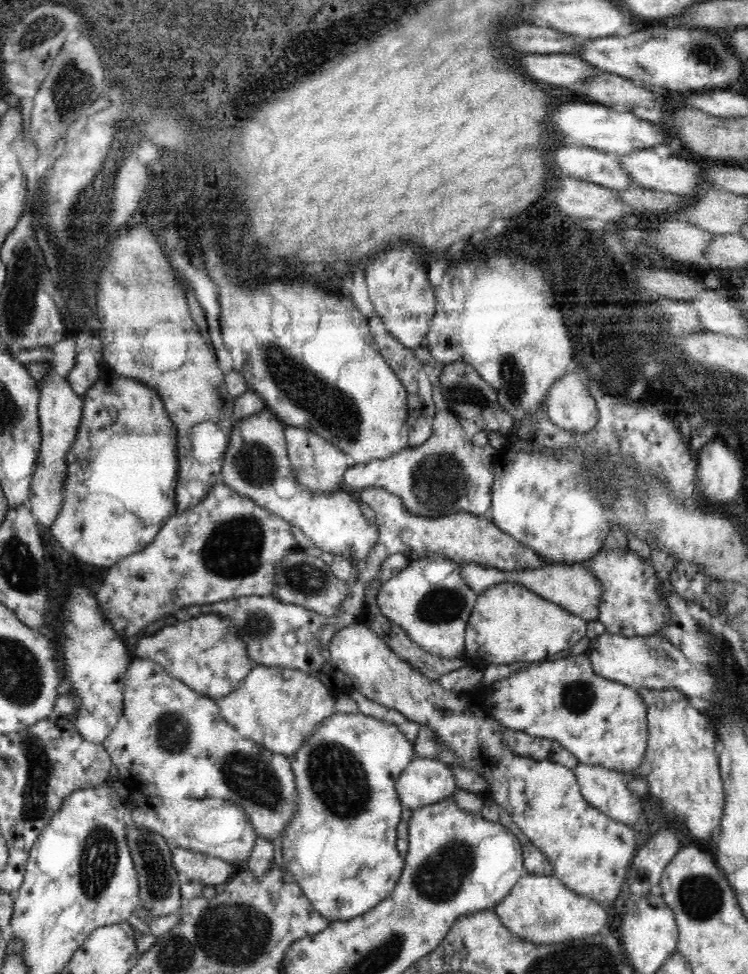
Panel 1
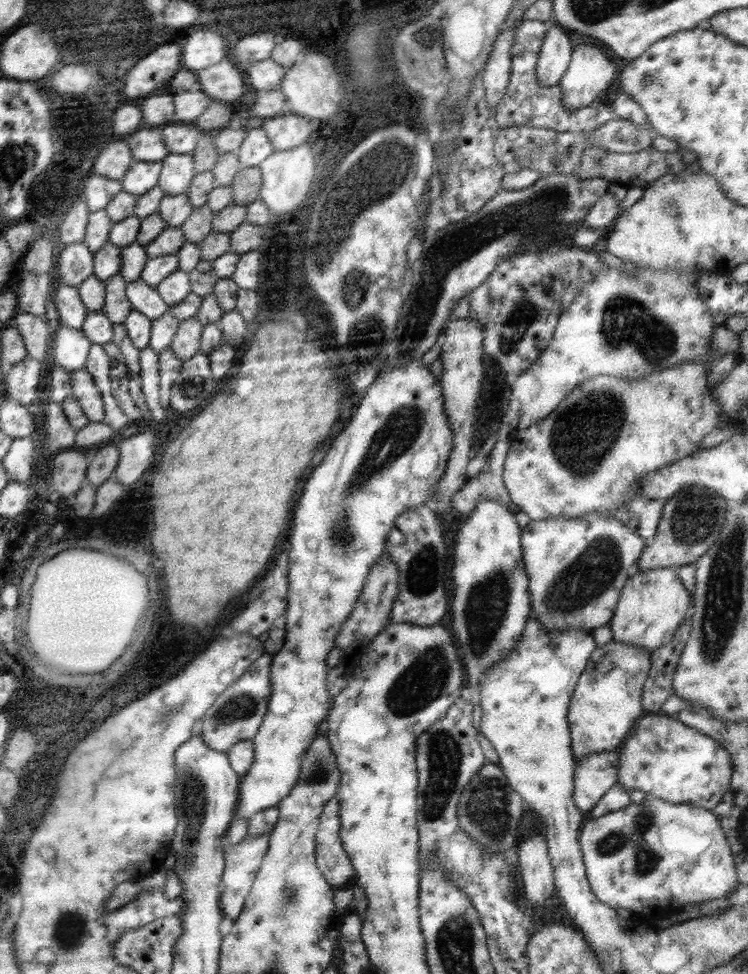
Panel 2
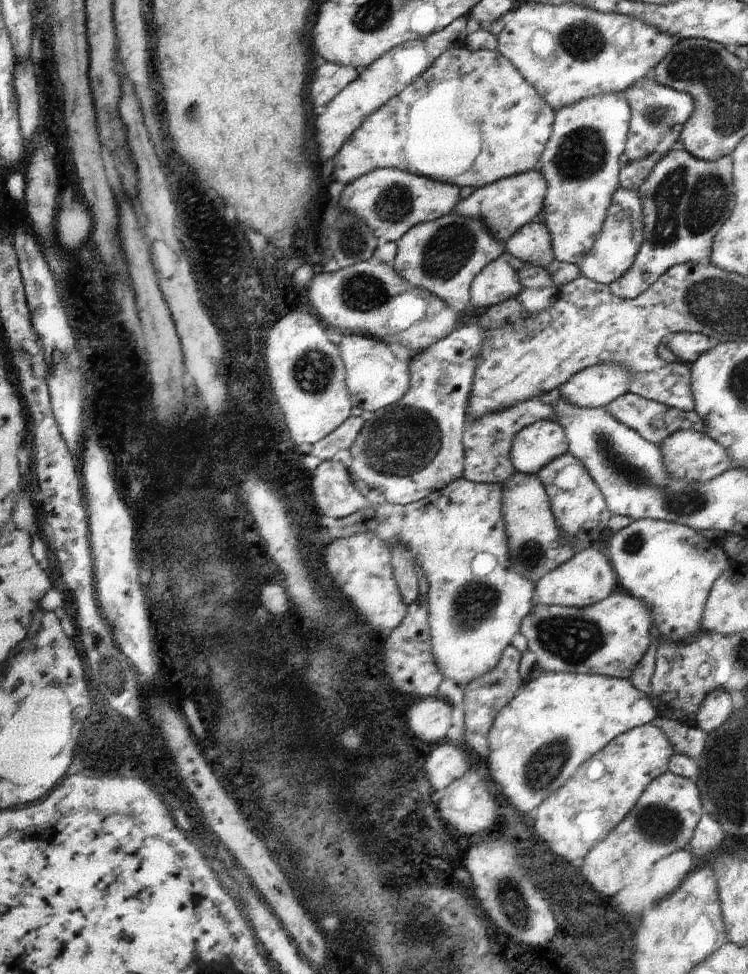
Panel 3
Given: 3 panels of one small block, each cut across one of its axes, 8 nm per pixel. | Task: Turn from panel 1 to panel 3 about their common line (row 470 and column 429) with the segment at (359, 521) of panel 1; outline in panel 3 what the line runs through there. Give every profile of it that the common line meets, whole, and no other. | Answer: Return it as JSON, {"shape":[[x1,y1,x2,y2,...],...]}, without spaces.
{"shape":[[450,212,437,216,436,220,414,225,396,242,397,253,392,261,392,268,410,284,436,295,457,313,464,312,471,304,470,287,474,277,489,263,506,252,504,243,498,242,495,236,476,219,467,219]]}

